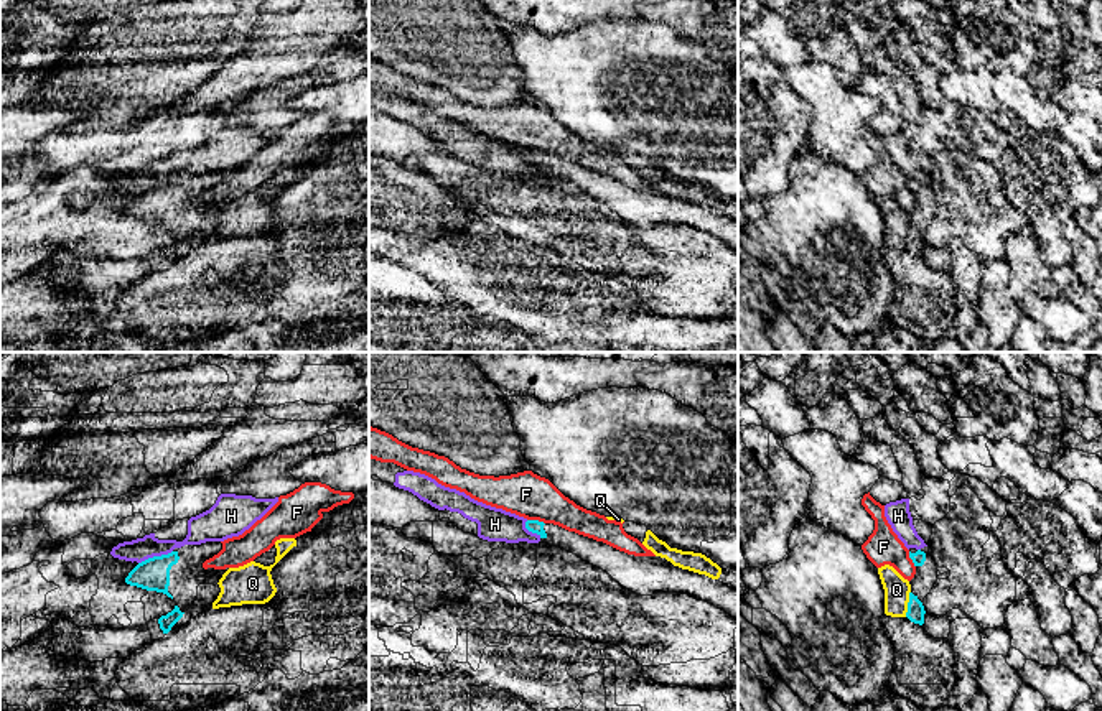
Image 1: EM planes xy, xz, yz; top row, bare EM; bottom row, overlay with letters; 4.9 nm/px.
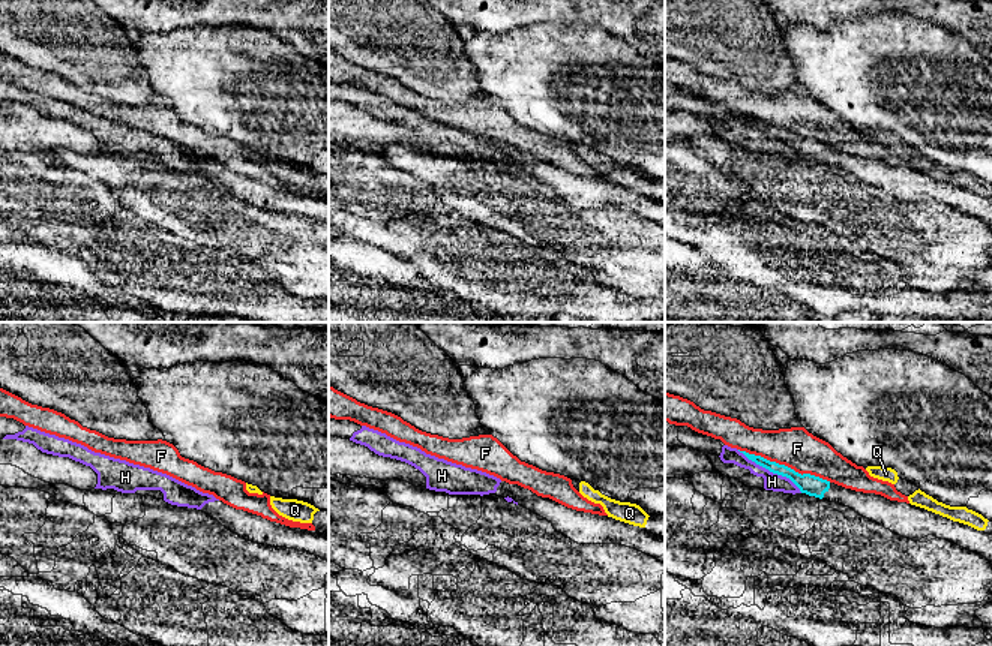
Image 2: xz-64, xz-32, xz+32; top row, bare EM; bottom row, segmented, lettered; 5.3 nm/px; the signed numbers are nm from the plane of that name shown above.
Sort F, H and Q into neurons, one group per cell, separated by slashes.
F / H / Q

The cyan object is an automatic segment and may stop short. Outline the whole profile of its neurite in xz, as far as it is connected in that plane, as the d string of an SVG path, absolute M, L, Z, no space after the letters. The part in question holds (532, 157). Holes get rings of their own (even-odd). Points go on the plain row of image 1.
M527 151L525 160L544 170L544 174L563 179L606 202L616 214L636 225L689 225L713 235L738 252L738 222L717 211L674 198L661 188L628 186L553 155Z

